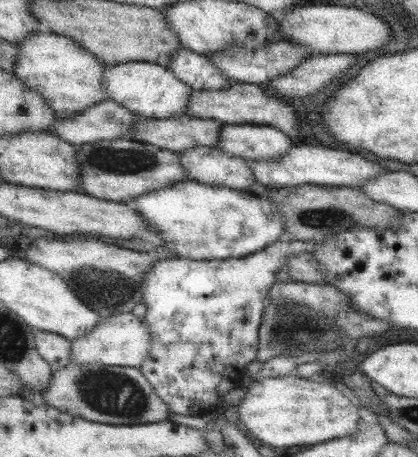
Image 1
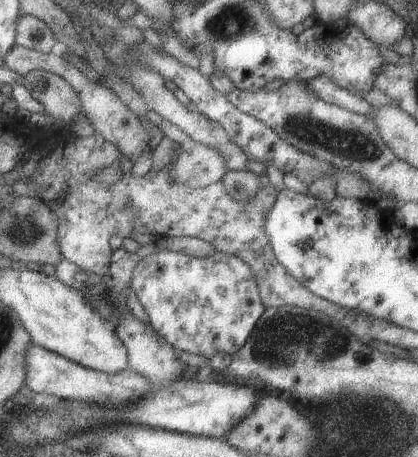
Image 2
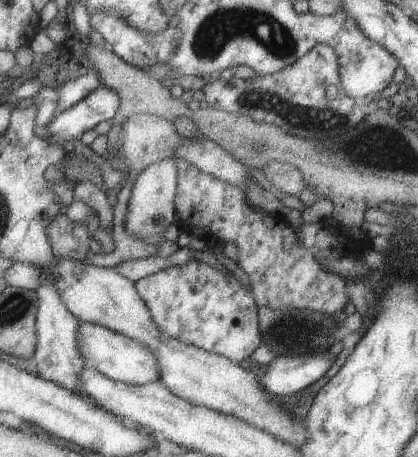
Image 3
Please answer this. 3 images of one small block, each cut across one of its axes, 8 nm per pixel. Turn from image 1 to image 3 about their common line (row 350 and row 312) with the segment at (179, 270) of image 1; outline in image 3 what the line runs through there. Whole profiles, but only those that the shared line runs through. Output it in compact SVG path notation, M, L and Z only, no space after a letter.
M189 262L181 268L167 268L135 282L139 298L149 308L157 330L173 340L207 350L209 354L227 356L231 362L249 358L263 342L259 330L257 302L249 286L241 286L233 274L227 276L203 262Z

